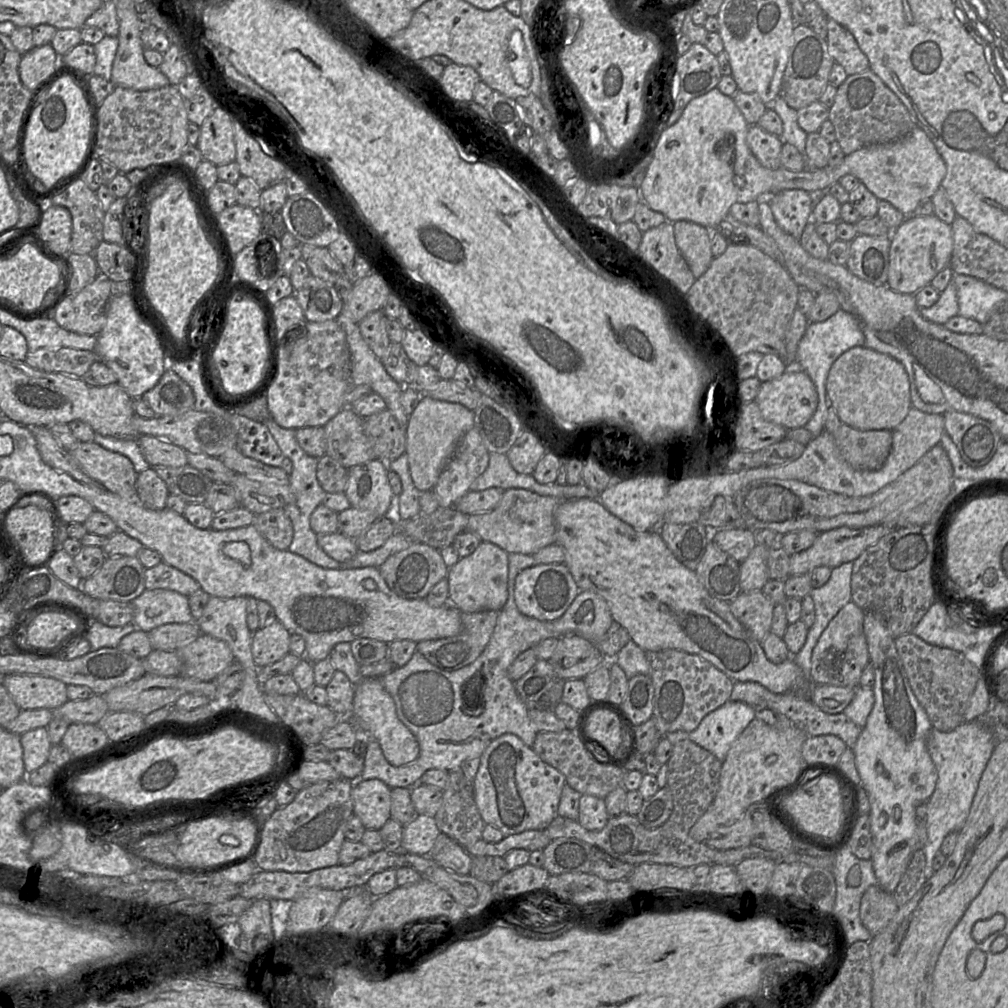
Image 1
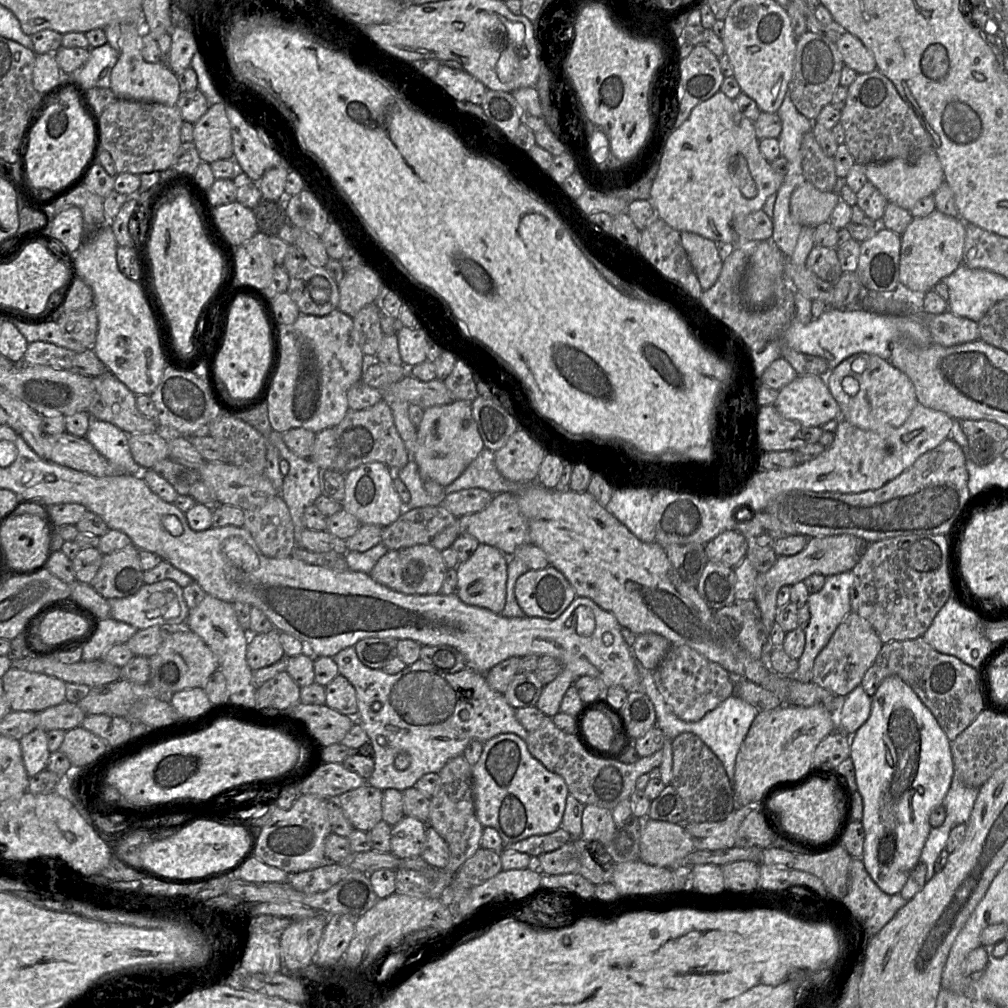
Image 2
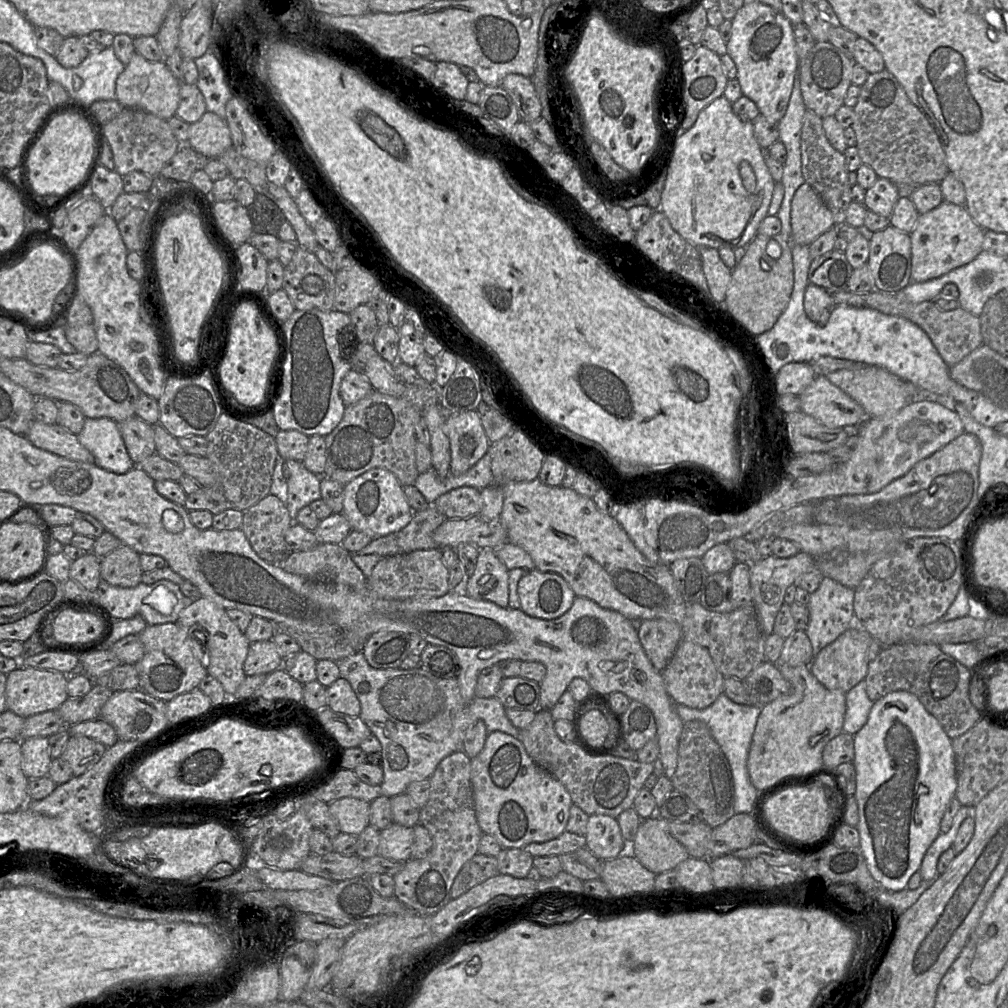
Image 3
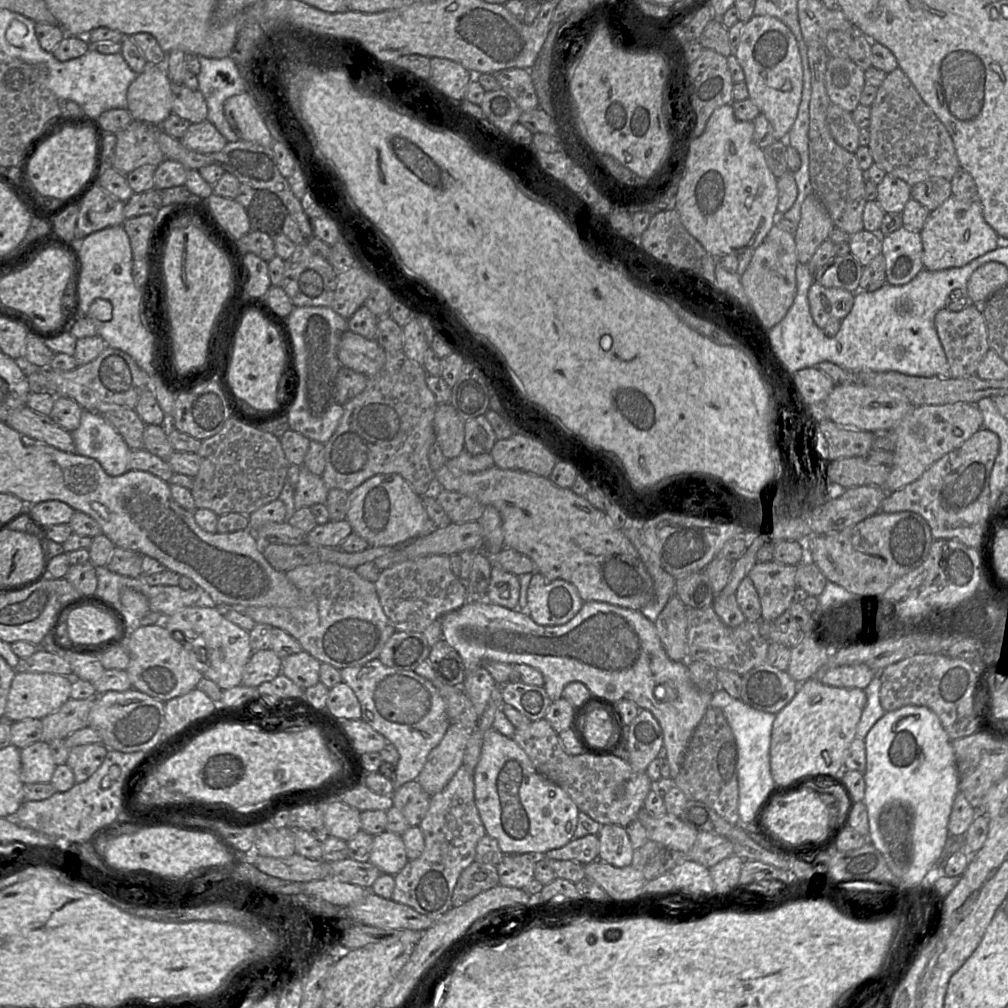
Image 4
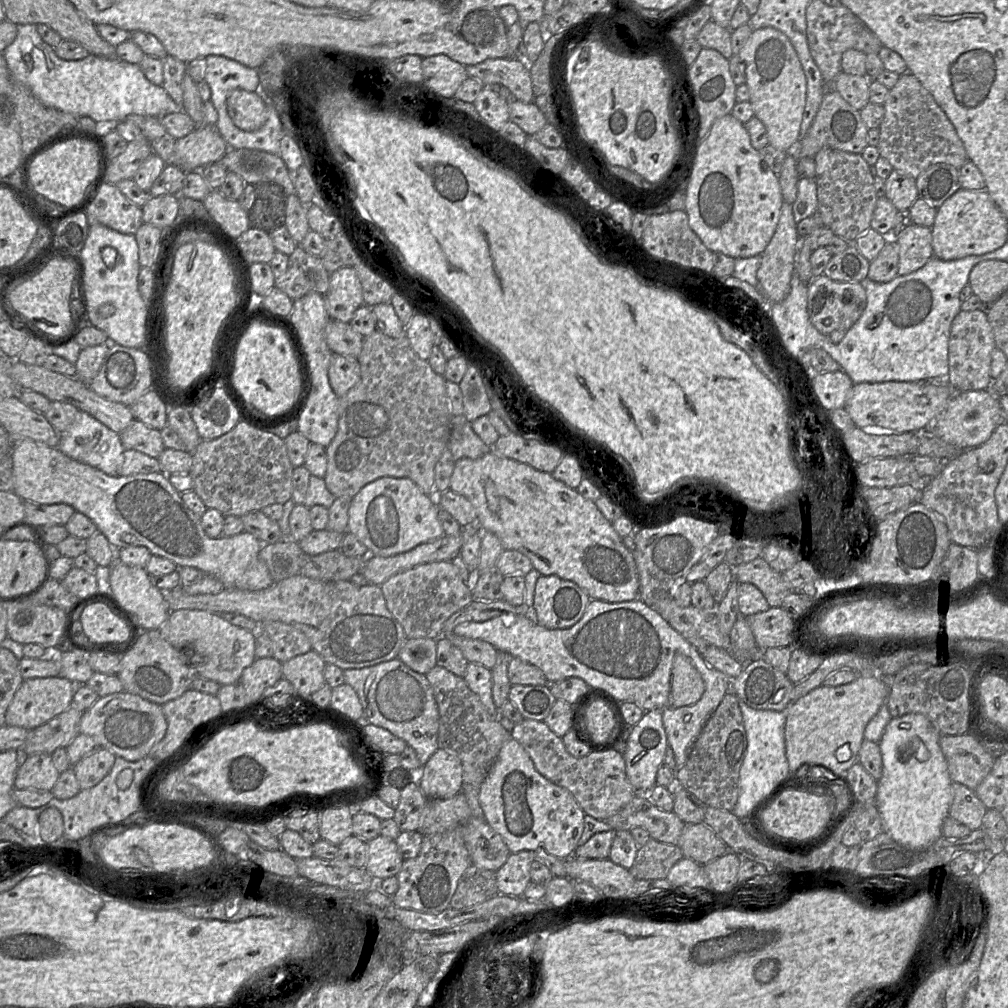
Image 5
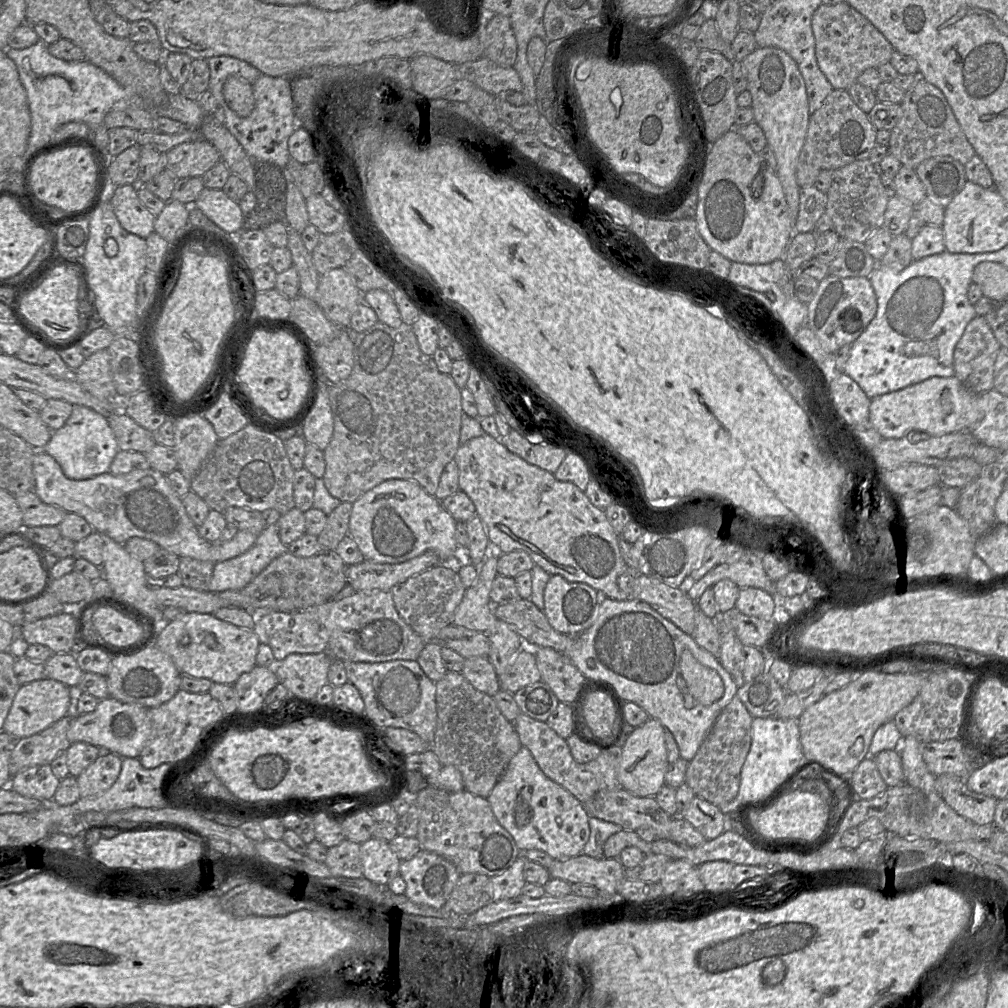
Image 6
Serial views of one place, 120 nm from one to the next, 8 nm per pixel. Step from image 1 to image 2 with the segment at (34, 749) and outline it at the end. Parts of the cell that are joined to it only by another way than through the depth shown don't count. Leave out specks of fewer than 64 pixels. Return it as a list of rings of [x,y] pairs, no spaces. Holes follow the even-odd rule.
[[[36,728],[24,735],[19,742],[24,766],[29,777],[47,768],[50,757],[47,744],[47,731]]]

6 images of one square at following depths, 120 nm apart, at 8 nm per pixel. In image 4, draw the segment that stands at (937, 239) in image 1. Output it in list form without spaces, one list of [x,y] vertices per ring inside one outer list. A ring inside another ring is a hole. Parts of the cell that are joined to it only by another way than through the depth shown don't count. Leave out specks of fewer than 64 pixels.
[[[953,195],[929,213],[920,235],[924,269],[930,271],[963,267],[1001,244],[996,231],[984,219],[979,200],[960,200]]]

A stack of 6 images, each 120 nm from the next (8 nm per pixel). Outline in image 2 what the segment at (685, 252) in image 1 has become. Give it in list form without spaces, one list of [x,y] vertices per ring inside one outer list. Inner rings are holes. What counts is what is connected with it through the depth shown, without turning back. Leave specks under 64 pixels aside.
[[[686,231],[680,233],[680,238],[703,291],[710,289],[717,281],[723,264],[716,242]]]

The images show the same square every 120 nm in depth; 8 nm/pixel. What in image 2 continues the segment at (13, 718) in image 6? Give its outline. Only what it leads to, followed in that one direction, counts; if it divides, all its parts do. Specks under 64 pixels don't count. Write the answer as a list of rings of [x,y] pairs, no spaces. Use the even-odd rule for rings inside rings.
[[[11,667],[2,681],[12,711],[42,712],[66,700],[66,683],[43,673]]]

